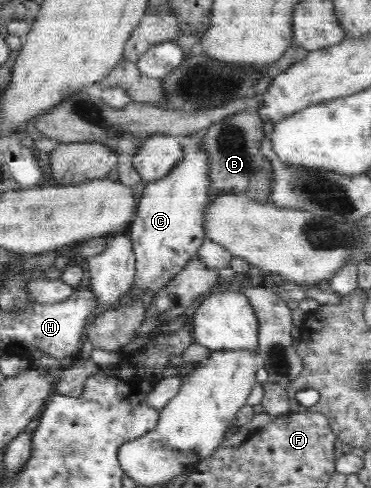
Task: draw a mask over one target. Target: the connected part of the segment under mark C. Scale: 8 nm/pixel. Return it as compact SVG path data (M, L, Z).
M200 133L189 135L183 150L184 160L172 172L158 181L143 184L140 201L126 231L133 241L136 258L135 285L123 302L143 299L143 290L147 288L156 295L182 271L205 240L204 209L210 197L208 159L200 144Z

